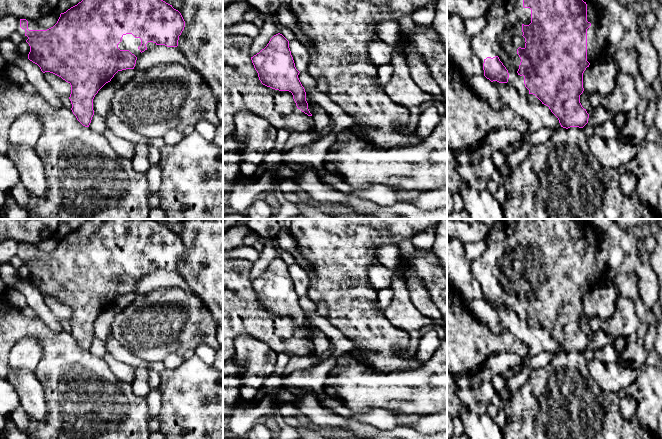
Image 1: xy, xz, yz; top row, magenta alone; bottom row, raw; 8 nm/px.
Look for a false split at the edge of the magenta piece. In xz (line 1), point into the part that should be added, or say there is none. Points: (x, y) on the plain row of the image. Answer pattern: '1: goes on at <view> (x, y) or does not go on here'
1: does not go on here

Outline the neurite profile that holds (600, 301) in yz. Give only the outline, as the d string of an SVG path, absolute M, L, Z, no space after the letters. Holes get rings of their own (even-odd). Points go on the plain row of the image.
M605 283L595 285L583 297L583 312L589 318L594 316L601 320L610 318L618 301L618 292L615 287Z

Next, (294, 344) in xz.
M244 259L223 260L223 362L234 356L234 340L239 335L258 338L277 354L284 353L289 357L313 355L313 340L297 332L291 316L275 314L261 307L251 284L252 266L252 262Z

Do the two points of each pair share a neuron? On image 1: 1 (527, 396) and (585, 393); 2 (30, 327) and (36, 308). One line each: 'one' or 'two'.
1: one
2: two

